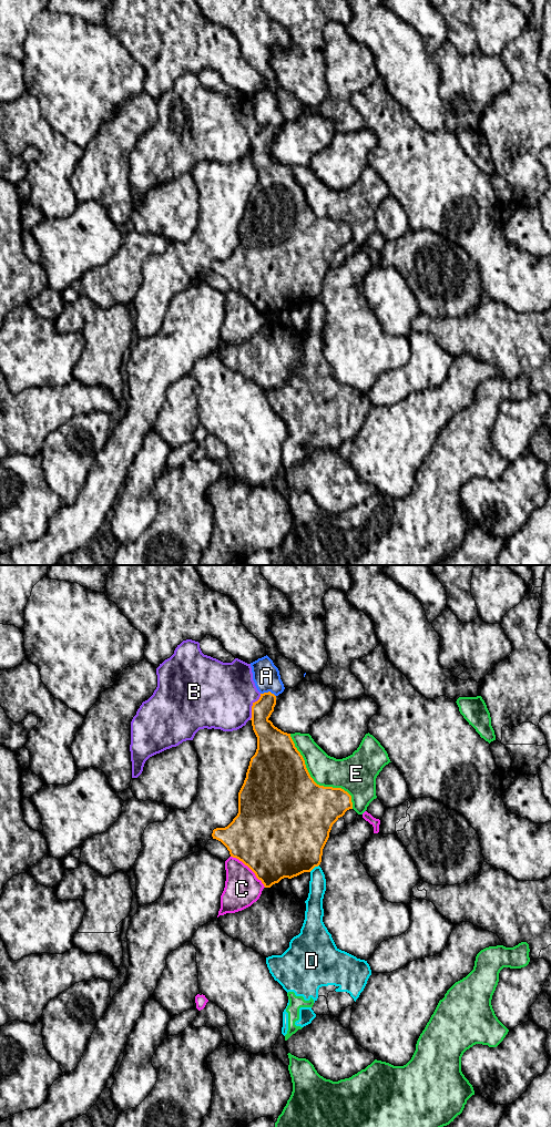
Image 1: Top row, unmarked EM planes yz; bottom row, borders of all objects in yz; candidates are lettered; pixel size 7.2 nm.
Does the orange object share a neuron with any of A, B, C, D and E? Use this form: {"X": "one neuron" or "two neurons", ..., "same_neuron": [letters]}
{"A": "two neurons", "B": "two neurons", "C": "two neurons", "D": "two neurons", "E": "two neurons", "same_neuron": []}

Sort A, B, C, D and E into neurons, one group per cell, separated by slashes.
A / B / C / D E

